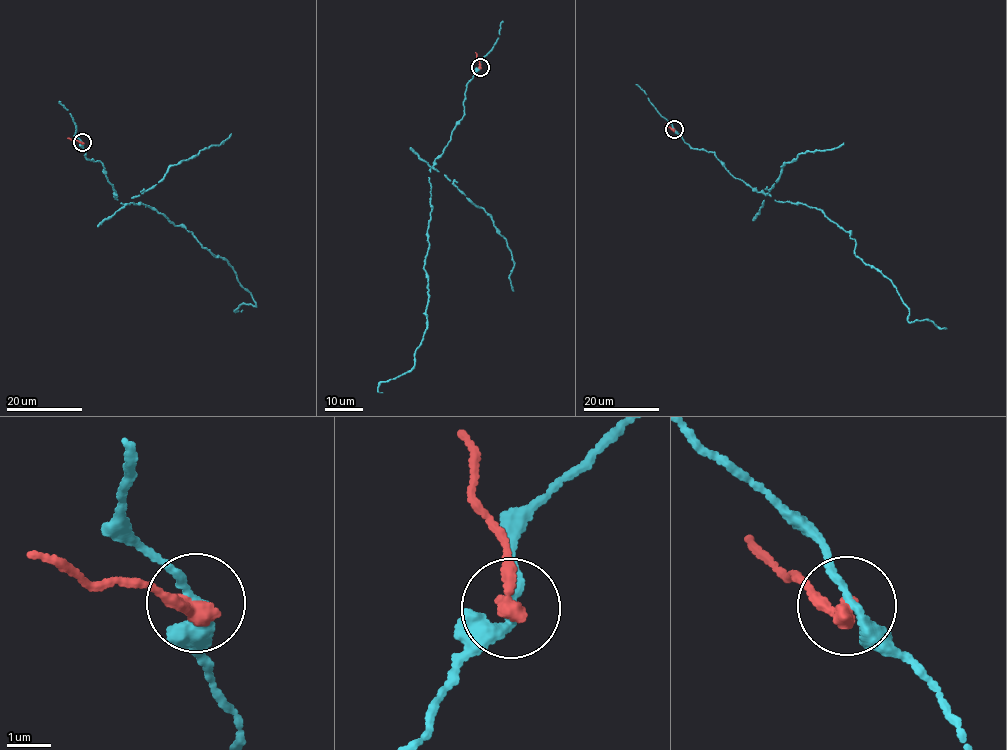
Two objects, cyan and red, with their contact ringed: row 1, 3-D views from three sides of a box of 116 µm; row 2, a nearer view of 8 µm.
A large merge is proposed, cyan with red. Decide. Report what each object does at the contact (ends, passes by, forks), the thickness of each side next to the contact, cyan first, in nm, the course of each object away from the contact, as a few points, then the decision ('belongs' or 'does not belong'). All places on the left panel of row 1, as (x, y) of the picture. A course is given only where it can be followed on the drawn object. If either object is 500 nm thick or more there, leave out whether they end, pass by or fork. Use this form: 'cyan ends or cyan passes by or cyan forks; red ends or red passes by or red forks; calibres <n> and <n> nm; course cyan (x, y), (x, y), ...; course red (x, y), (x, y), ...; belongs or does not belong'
cyan passes by; red ends; calibres 260 and 380 nm; course cyan (81, 142), (86, 159), (100, 161), (120, 203), (151, 207), (225, 258), (256, 305), (236, 309), (243, 310); course red (81, 142), (67, 138); does not belong

